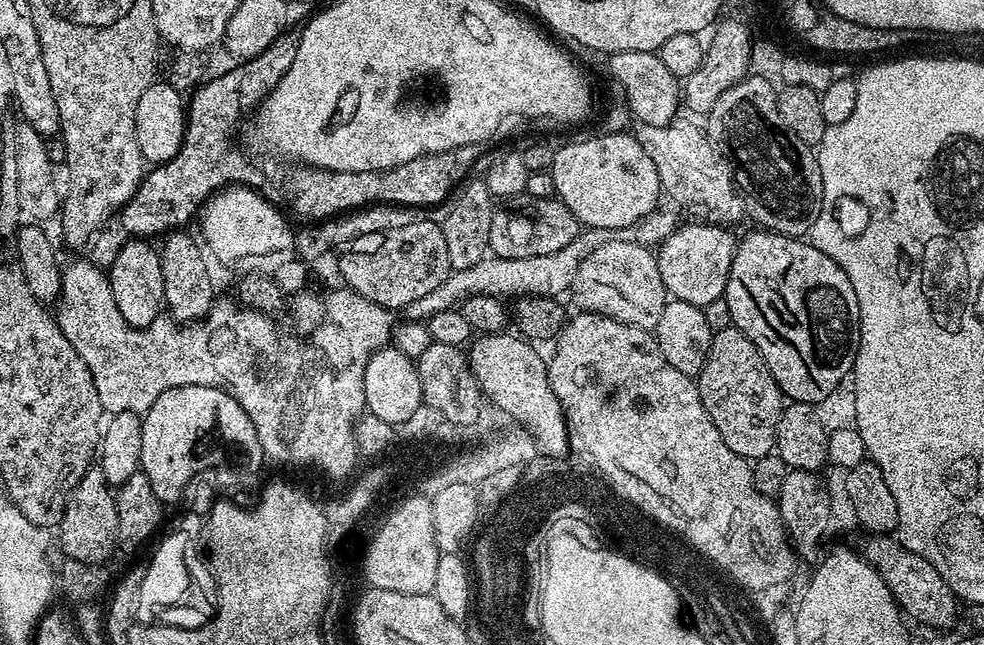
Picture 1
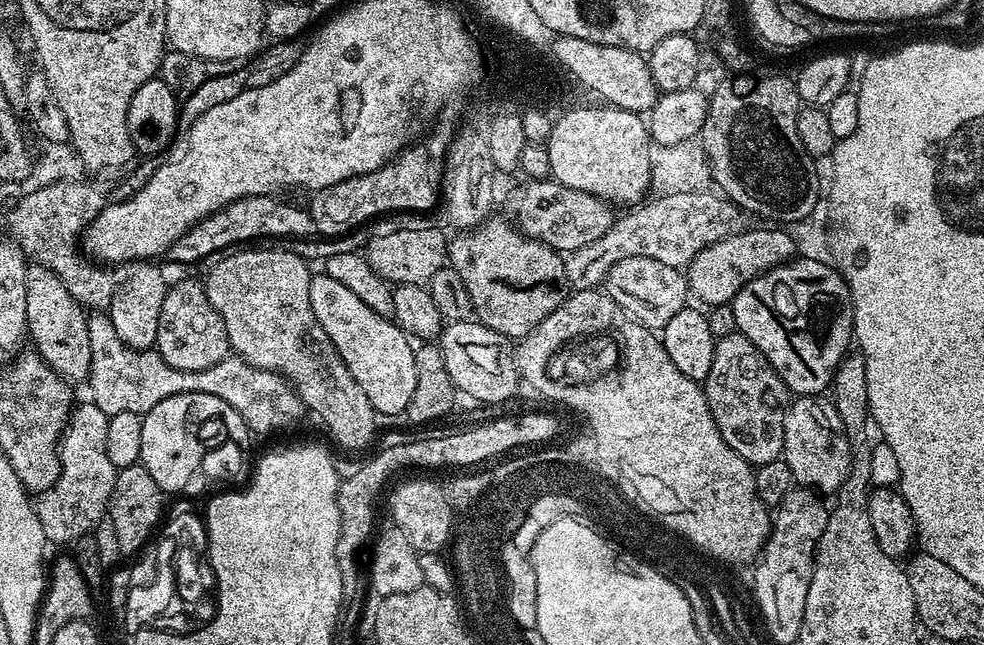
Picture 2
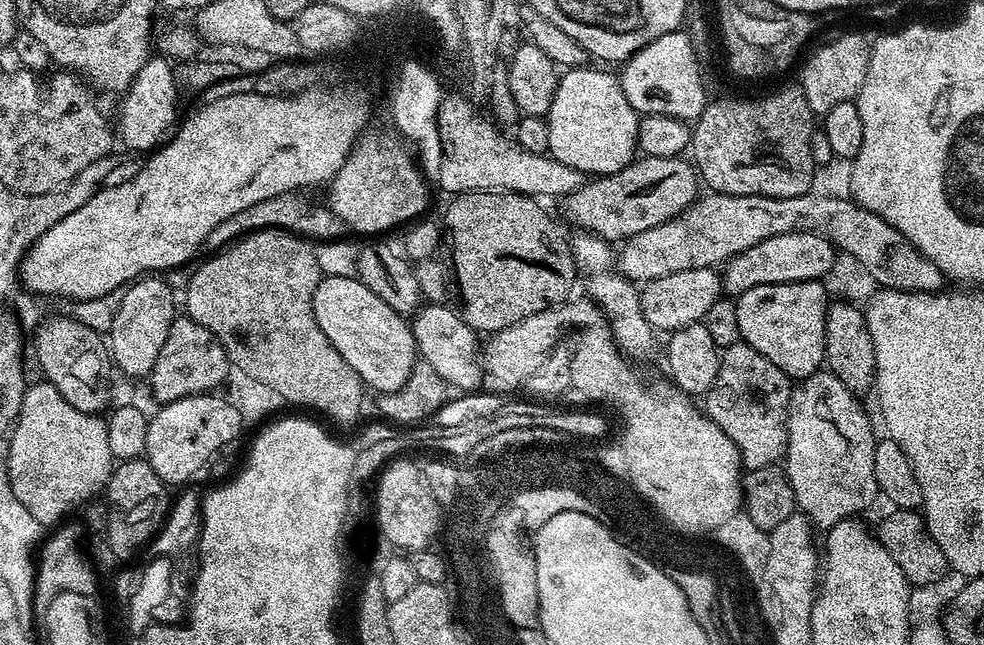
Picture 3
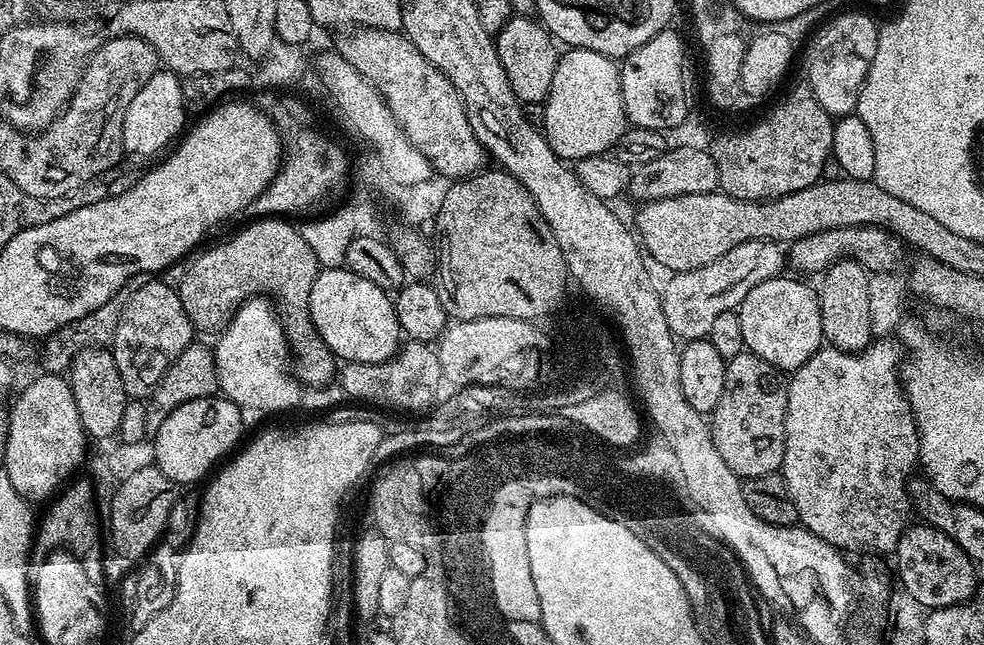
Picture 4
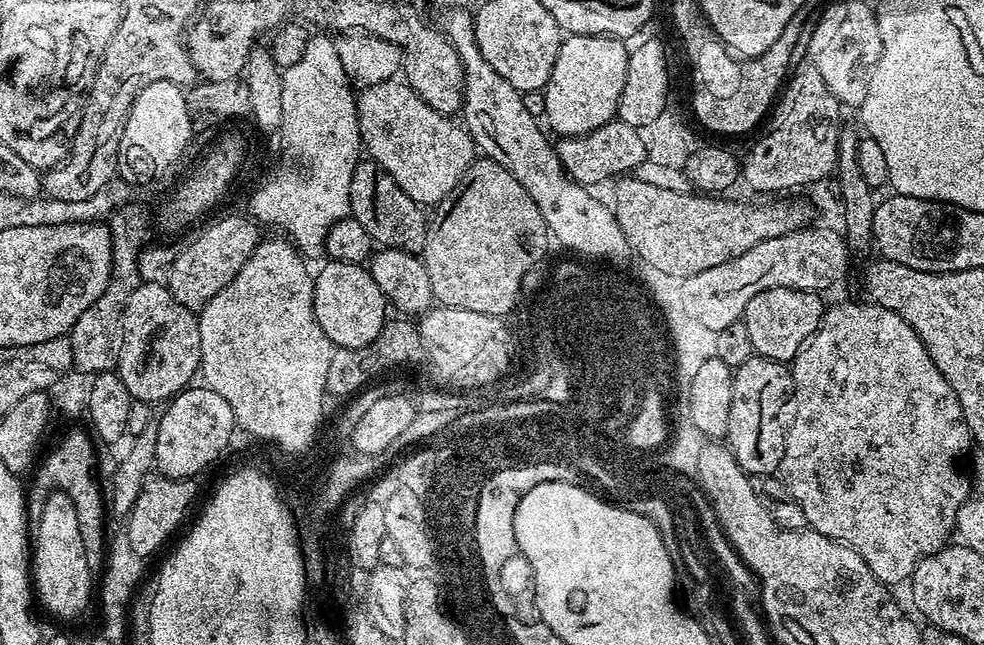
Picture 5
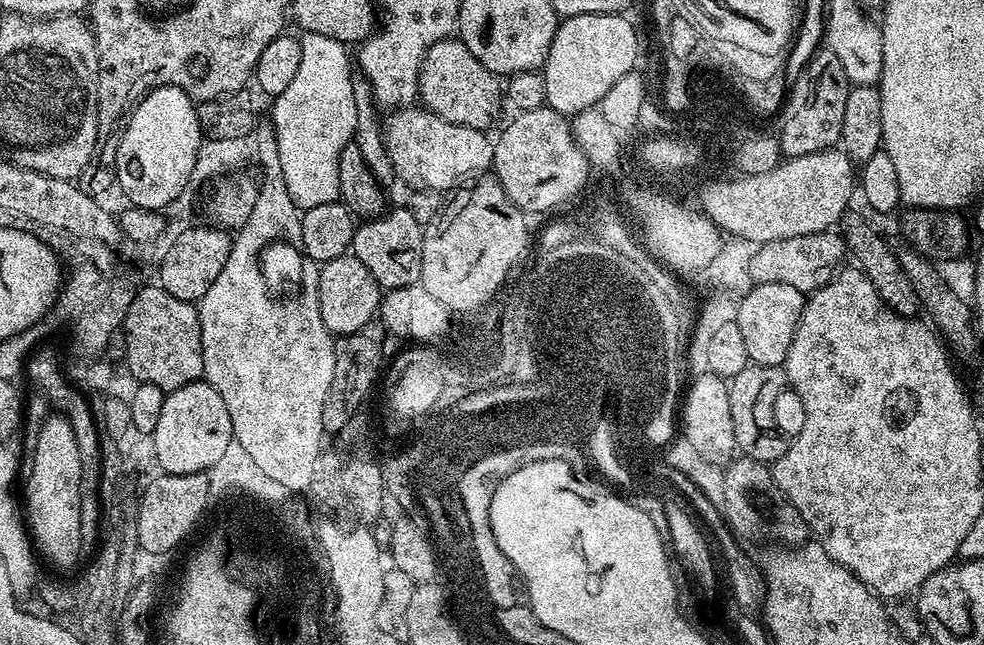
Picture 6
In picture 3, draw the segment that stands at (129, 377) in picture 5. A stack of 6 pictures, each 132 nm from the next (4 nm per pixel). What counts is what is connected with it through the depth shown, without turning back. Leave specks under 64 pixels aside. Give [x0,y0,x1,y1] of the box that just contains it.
[106,278,178,376]

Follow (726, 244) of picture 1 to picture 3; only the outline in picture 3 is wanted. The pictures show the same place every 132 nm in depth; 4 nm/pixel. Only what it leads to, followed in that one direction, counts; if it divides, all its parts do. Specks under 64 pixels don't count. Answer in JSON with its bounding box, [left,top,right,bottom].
[722,232,838,297]

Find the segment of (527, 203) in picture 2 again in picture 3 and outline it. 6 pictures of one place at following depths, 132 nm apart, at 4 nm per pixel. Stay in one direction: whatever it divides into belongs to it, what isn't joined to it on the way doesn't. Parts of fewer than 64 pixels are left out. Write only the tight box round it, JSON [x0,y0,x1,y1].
[562,155,702,242]

